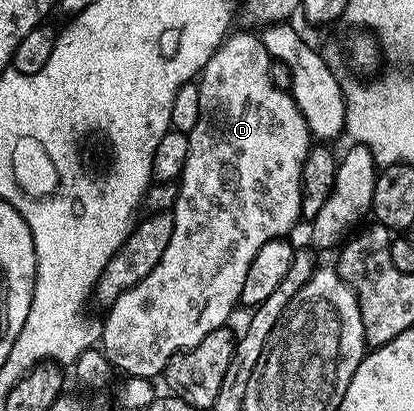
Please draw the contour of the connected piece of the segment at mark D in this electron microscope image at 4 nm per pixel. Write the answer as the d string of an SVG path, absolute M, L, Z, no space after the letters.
M234 32L215 50L212 60L208 60L208 64L197 79L200 92L200 120L196 120L196 128L192 128L189 132L188 160L182 169L182 177L178 182L179 196L172 209L174 215L172 240L168 240L168 248L164 248L164 256L160 256L160 264L156 264L156 268L152 268L152 272L148 272L144 280L125 290L108 307L105 311L106 319L103 317L100 322L102 328L100 349L110 361L111 367L115 371L123 370L123 375L132 378L157 379L157 374L159 377L165 371L168 360L172 360L174 354L191 350L193 346L200 344L200 340L204 340L204 336L208 336L208 332L227 325L231 321L229 318L234 305L236 307L239 305L244 288L244 276L248 276L248 268L256 257L256 252L260 252L260 248L264 248L268 240L286 238L289 230L302 218L302 173L306 158L312 149L312 135L304 116L298 110L298 105L294 103L293 94L281 90L273 83L270 75L271 61L270 54L264 48L262 39L257 33Z

